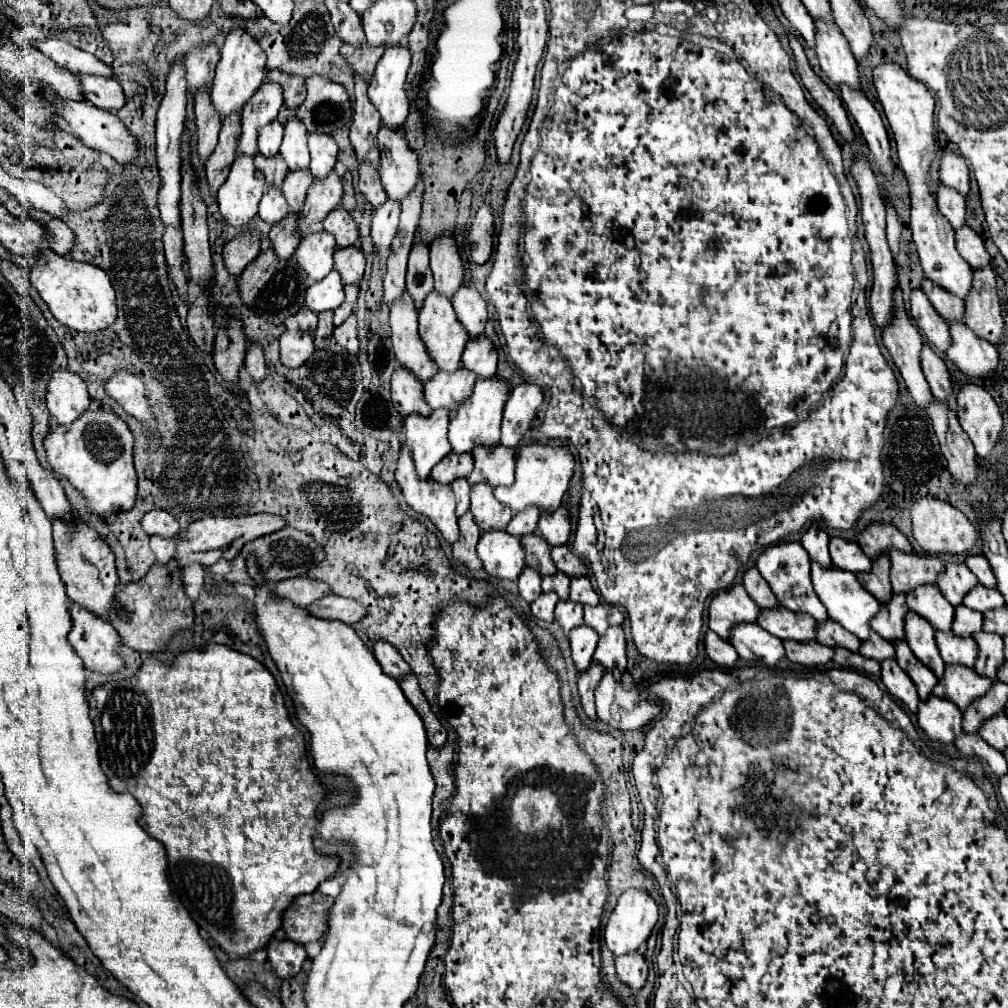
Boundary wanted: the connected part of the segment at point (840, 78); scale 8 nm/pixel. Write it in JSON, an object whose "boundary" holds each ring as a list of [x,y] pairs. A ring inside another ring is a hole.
{"boundary":[[[815,20],[815,52],[829,80],[833,80],[837,86],[845,82],[857,90],[861,88],[857,60],[847,44],[847,38],[839,26],[835,26],[835,22]]]}

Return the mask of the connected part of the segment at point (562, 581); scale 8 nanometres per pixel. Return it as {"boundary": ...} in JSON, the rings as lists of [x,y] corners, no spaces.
{"boundary":[[[557,572],[553,576],[545,576],[543,578],[543,590],[555,590],[557,596],[563,600],[563,598],[569,598],[569,576],[563,574],[563,572]]]}

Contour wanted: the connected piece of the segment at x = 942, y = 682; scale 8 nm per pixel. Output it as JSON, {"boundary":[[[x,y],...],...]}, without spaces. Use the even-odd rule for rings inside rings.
{"boundary":[[[945,666],[945,672],[933,686],[933,692],[941,698],[949,698],[961,710],[965,710],[971,700],[985,694],[991,684],[991,678],[981,676],[969,666]]]}

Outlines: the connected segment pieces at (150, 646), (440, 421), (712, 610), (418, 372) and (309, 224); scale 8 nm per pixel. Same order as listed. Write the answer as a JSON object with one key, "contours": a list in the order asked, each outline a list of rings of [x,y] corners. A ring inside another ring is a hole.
{"contours":[[[[173,558],[167,564],[153,564],[143,578],[135,576],[133,582],[129,582],[115,594],[115,598],[127,612],[127,618],[123,620],[113,612],[109,622],[119,632],[121,644],[133,650],[161,652],[167,648],[173,632],[177,632],[179,628],[189,628],[193,624],[193,602],[185,594],[179,562],[175,562]]],[[[447,408],[433,410],[429,416],[411,414],[405,420],[405,438],[411,446],[415,468],[421,478],[427,478],[431,468],[451,452],[451,444],[447,440],[447,426]]],[[[743,584],[713,594],[709,604],[709,628],[727,640],[729,630],[739,622],[757,622],[759,606],[749,598]]],[[[407,292],[391,304],[389,324],[397,364],[407,366],[407,370],[427,382],[437,372],[437,366],[417,332],[417,308]]],[[[335,170],[325,180],[315,180],[307,190],[307,200],[299,216],[301,232],[307,234],[313,226],[319,226],[319,222],[323,222],[323,218],[341,204],[341,196],[343,186]]]]}

